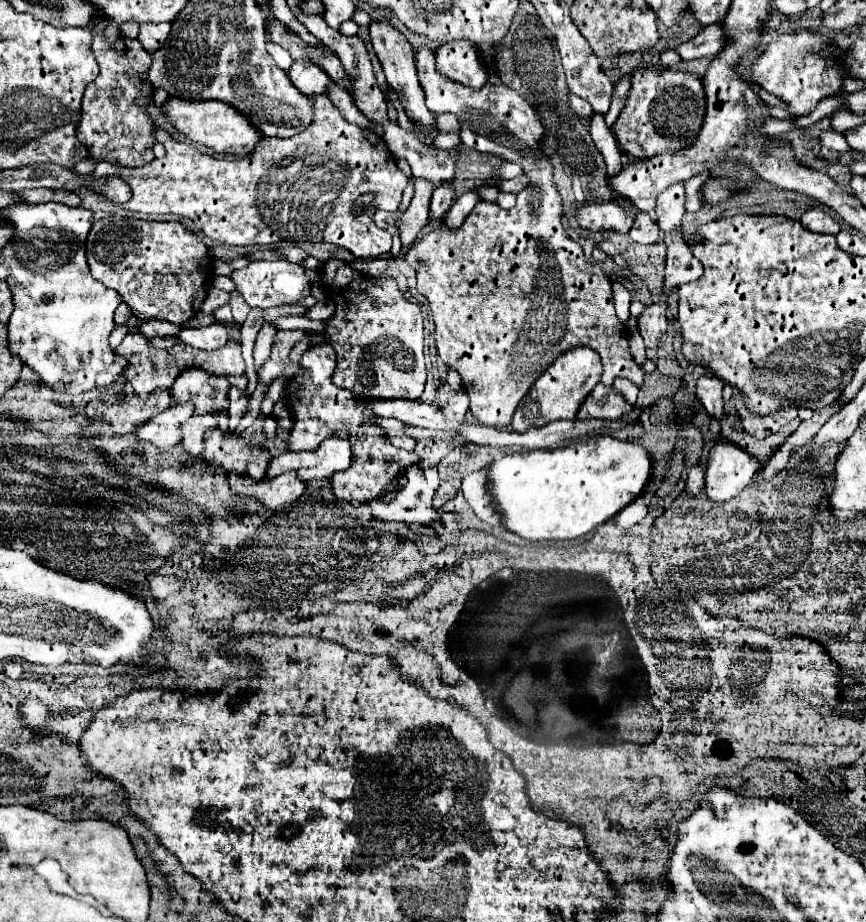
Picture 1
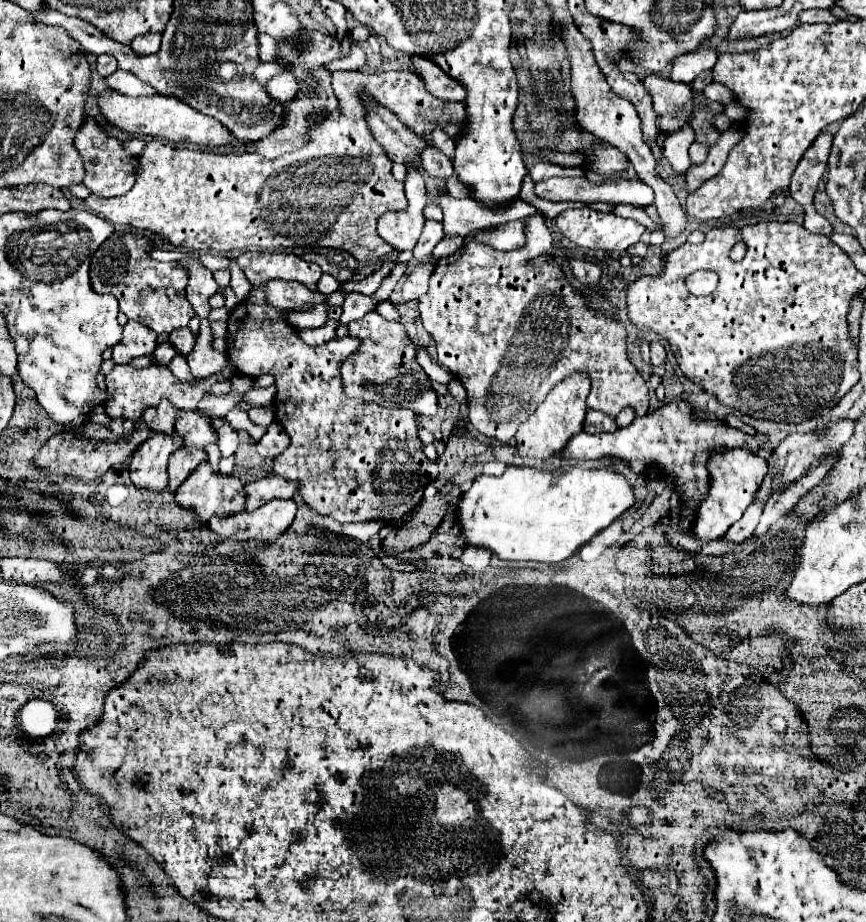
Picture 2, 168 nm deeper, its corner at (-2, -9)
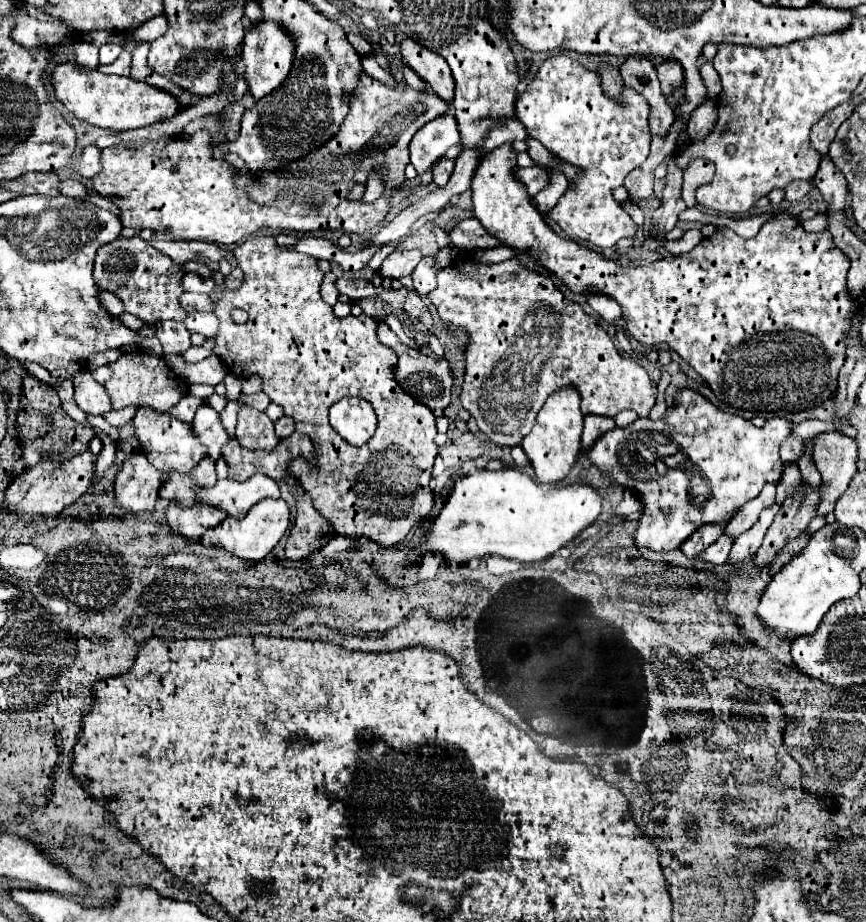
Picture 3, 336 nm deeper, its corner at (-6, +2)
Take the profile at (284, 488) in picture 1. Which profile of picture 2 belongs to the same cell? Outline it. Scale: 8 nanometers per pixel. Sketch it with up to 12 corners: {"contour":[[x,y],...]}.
{"contour":[[277,499],[253,513],[211,517],[231,541],[271,545],[291,527],[297,505]]}

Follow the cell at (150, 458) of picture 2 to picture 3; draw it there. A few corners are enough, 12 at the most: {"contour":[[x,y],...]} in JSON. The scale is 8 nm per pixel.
{"contour":[[143,450],[131,452],[115,478],[121,514],[147,514],[163,474]]}

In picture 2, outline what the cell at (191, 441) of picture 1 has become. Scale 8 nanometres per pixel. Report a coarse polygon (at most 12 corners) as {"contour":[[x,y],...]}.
{"contour":[[177,449],[169,459],[171,493],[205,461],[201,449]]}

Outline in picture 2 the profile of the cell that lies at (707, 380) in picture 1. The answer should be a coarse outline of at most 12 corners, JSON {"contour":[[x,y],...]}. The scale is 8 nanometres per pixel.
{"contour":[[745,449],[713,455],[693,535],[721,539],[743,517],[767,461]]}

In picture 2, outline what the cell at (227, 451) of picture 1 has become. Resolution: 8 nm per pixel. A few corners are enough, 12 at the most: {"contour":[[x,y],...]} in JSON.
{"contour":[[207,461],[175,501],[201,523],[245,505],[245,483],[213,473]]}

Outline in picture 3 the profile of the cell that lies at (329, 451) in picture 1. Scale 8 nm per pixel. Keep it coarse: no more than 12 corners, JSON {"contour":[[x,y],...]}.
{"contour":[[265,474],[245,482],[219,480],[199,490],[199,502],[243,518],[263,498],[279,498]]}

